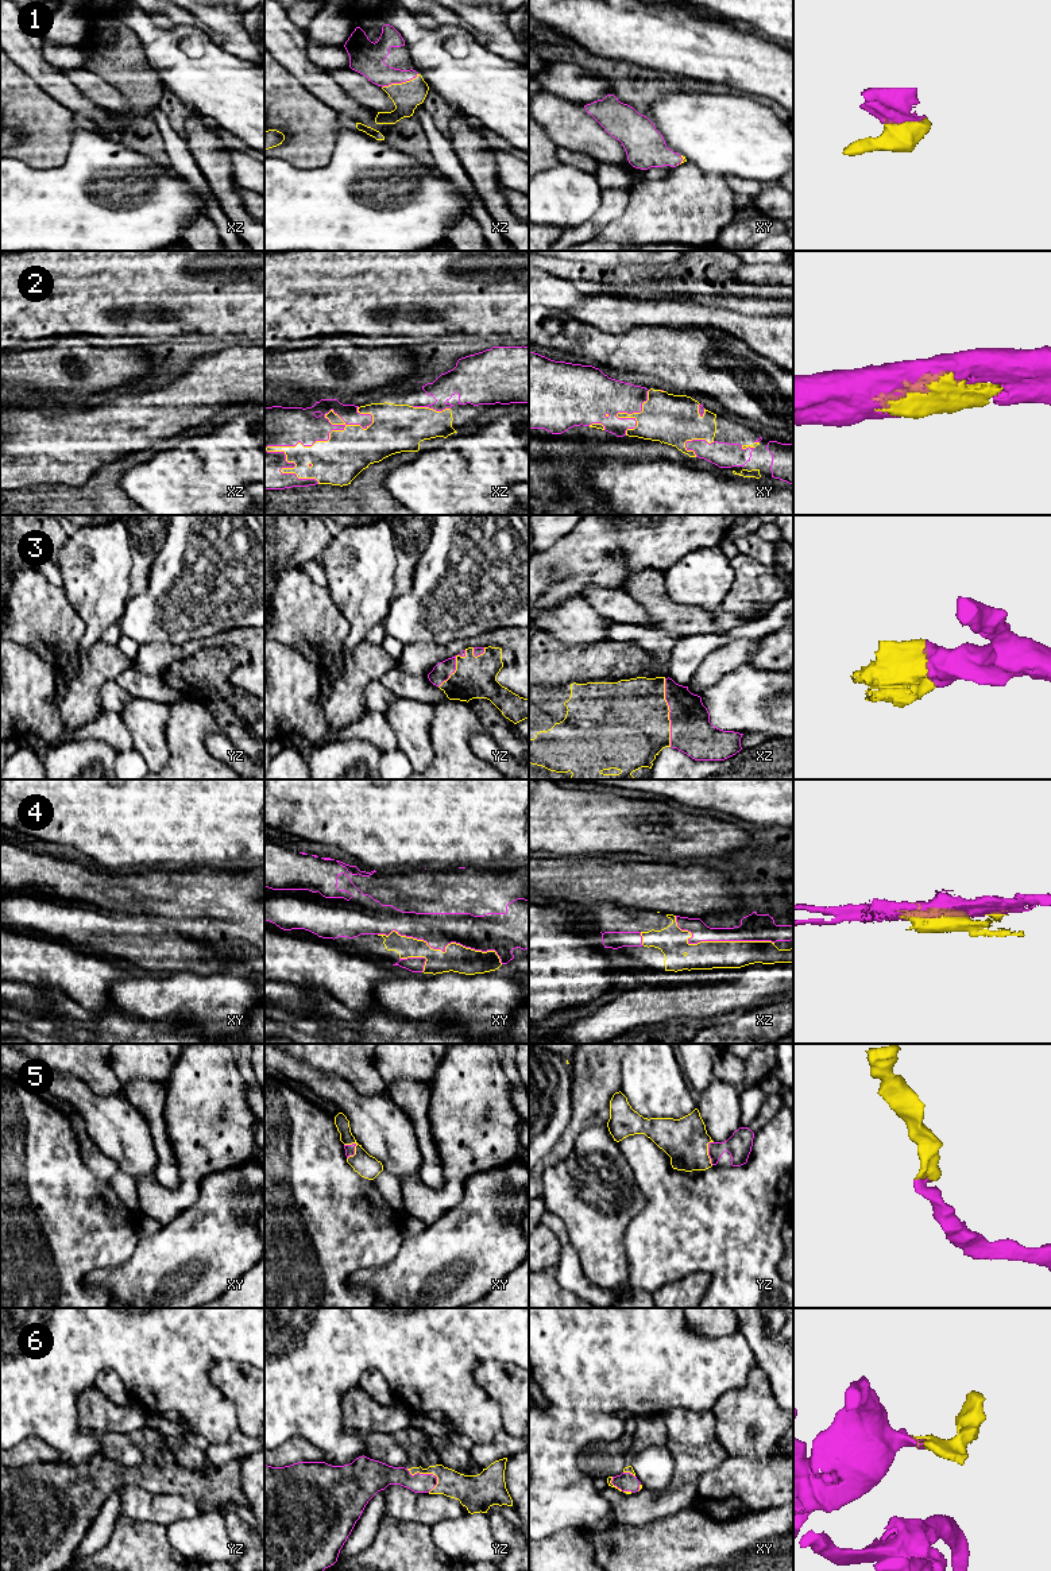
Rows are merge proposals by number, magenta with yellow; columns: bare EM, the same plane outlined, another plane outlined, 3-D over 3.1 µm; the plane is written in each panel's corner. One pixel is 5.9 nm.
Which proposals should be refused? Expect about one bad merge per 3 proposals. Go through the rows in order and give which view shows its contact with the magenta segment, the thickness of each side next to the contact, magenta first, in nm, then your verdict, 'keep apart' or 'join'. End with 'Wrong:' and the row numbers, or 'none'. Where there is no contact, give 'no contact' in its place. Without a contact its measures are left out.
1: contact in xz; calibres 200 and 170 nm; join
2: contact in xz; calibres 240 and 280 nm; join
3: contact in xz; calibres 260 and 480 nm; join
4: contact in xy; calibres 200 and 160 nm; keep apart
5: contact in xy; calibres 60 and 140 nm; join
6: contact in yz; calibres 130 and 160 nm; join
Wrong: 4

